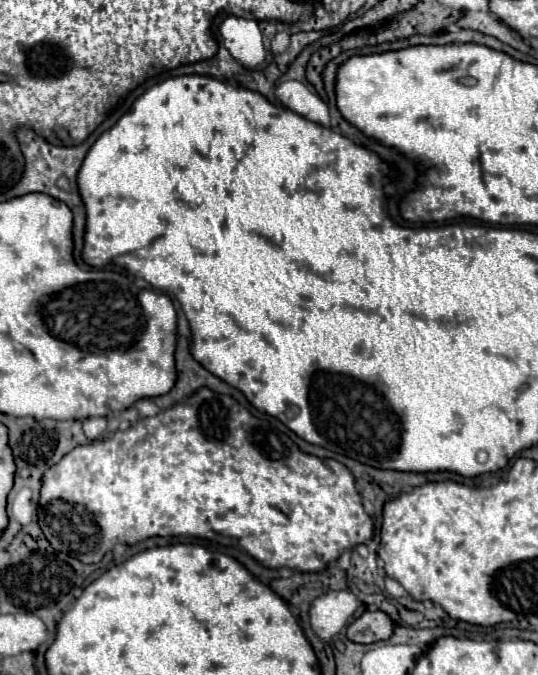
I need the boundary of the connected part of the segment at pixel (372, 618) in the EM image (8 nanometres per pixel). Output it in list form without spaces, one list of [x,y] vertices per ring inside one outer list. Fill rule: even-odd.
[[[367,609],[359,619],[347,627],[347,639],[355,643],[377,643],[387,641],[393,635],[393,621],[379,609]]]

